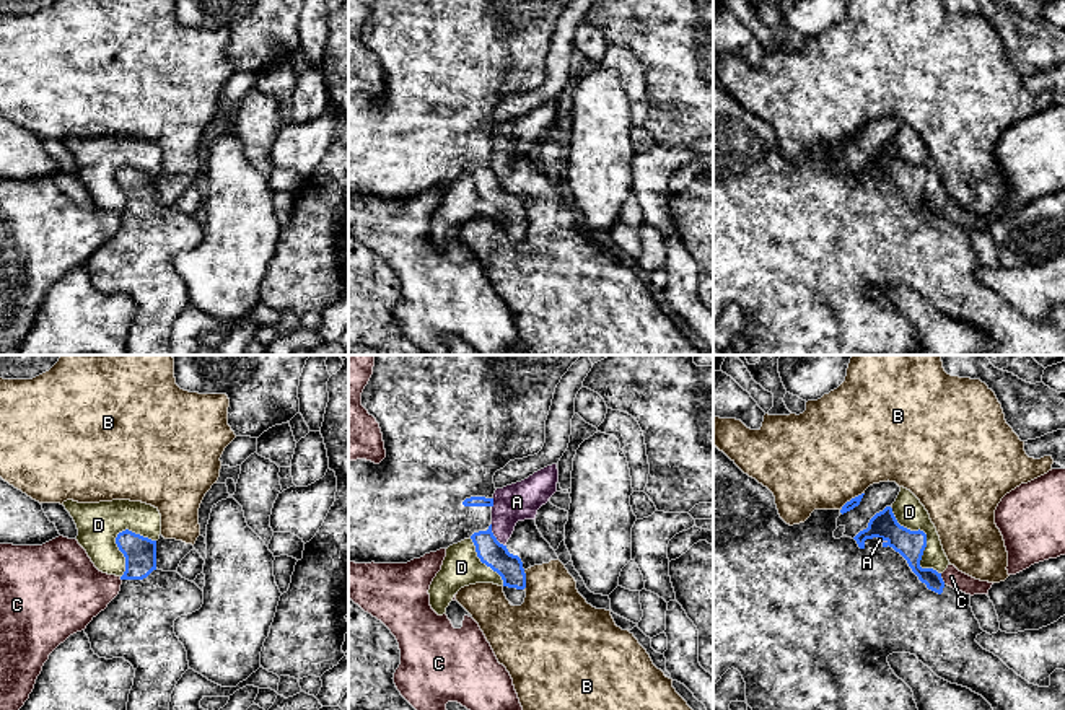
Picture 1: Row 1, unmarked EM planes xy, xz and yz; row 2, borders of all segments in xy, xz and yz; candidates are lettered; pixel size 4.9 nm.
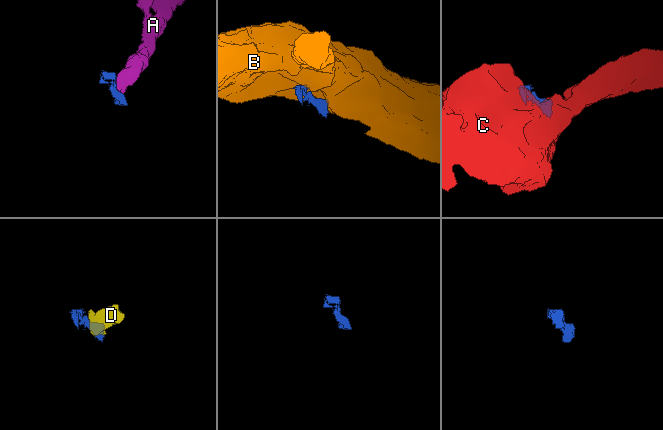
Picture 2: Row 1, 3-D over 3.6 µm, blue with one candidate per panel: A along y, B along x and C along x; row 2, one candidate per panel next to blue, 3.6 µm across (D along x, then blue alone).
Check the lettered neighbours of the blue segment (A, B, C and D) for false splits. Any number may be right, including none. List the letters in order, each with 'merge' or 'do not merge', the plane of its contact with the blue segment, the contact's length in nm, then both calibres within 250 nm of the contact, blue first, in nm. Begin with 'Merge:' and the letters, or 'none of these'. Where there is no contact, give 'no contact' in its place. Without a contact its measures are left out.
Merge: none of these
A: do not merge; contact in xz; length 140 nm; calibres 130 and 190 nm
B: do not merge; contact in yz; length 150 nm; calibres 50 and 500 nm
C: do not merge; contact in yz; length 60 nm; calibres 140 and 90 nm
D: do not merge; contact in yz; length 400 nm; calibres 140 and 150 nm

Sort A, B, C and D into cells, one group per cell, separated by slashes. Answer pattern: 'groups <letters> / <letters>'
groups A D / B / C

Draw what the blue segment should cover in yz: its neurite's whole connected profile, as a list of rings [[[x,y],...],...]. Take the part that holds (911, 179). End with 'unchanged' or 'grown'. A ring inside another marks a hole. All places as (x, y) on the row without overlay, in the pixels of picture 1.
[[[713,80],[713,319],[734,303],[746,318],[746,335],[757,355],[920,355],[912,324],[899,314],[888,298],[892,288],[910,288],[928,301],[938,313],[971,324],[982,331],[993,344],[988,355],[1065,355],[1065,306],[1050,309],[1050,321],[1039,322],[1010,305],[998,291],[984,285],[975,274],[984,267],[971,243],[971,230],[948,221],[941,208],[922,204],[920,195],[927,182],[923,166],[910,166],[901,161],[891,142],[876,148],[868,163],[852,173],[834,173],[840,145],[814,145],[800,160],[787,160],[777,145],[774,129],[756,114],[744,109],[734,96]]] | grown

